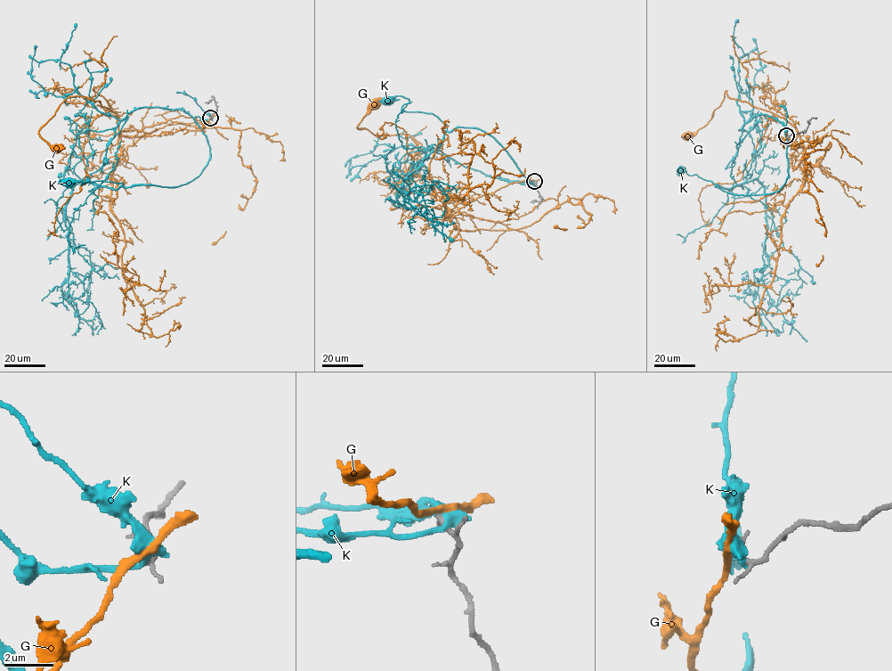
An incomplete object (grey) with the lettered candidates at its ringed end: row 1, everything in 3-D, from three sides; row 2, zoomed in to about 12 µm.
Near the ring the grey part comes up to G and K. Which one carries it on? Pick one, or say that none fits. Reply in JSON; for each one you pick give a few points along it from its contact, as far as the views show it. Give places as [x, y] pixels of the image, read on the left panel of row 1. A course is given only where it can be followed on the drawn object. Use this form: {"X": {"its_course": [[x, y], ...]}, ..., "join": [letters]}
{"join": []}

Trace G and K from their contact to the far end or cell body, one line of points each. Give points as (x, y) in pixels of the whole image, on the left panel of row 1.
G: (210, 118), (197, 130), (127, 136), (115, 112), (74, 95), (38, 132), (57, 149)
K: (210, 118), (194, 118), (206, 136), (210, 159), (199, 175), (187, 184), (126, 187), (109, 182), (68, 182)

